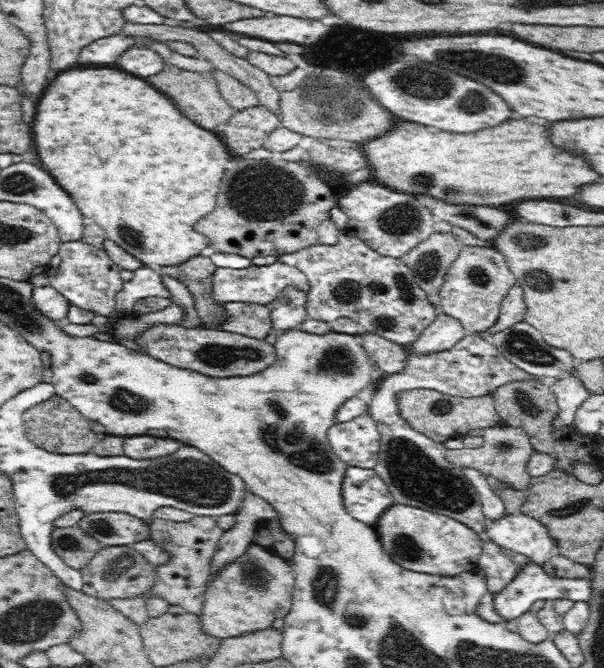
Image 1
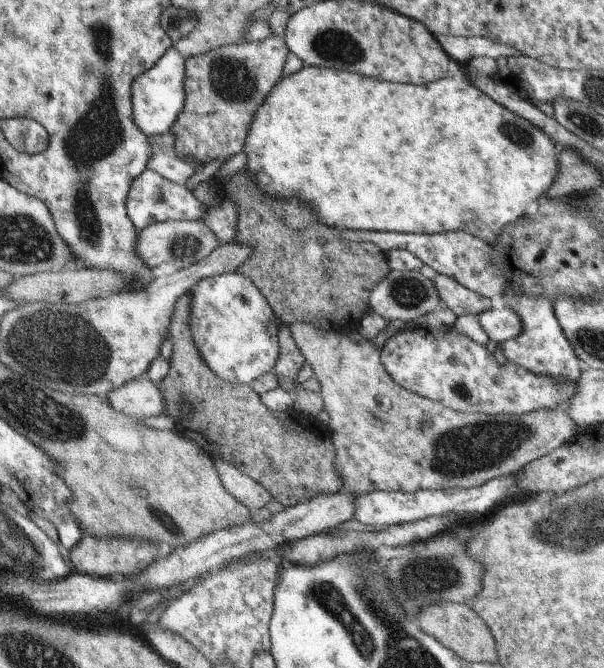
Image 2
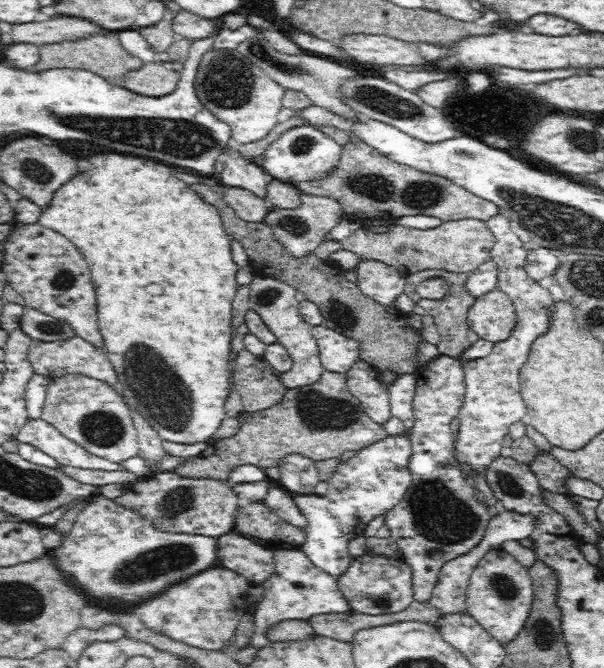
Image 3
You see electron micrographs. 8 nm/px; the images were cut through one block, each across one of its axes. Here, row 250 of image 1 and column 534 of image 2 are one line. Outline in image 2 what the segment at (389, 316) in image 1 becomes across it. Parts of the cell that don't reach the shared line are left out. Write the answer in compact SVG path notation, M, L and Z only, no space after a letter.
M510 291L503 296L505 306L512 309L521 320L521 331L518 336L510 340L497 343L497 353L518 366L524 367L532 374L544 375L555 379L569 379L574 383L584 372L584 363L575 353L571 340L564 334L556 318L554 306L550 297L531 297L524 293L513 293Z

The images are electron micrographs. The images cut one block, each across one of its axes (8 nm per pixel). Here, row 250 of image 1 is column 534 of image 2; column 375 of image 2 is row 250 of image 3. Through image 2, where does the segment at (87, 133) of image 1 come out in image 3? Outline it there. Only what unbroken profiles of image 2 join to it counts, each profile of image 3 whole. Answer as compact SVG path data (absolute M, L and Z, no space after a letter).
M108 156L96 160L96 174L88 174L88 178L74 178L70 184L58 188L54 192L52 202L48 204L39 216L39 223L63 234L70 242L73 242L88 263L91 279L95 288L97 305L97 325L99 334L103 339L103 348L107 352L107 359L114 367L117 374L117 383L113 387L117 389L125 399L129 408L133 408L155 430L159 438L178 444L196 444L198 442L211 441L222 420L226 420L227 414L224 408L230 384L232 383L232 362L230 362L230 342L233 333L233 300L236 296L239 284L236 283L236 272L239 266L233 261L231 255L232 238L227 234L218 211L214 212L210 204L204 200L198 200L196 192L190 192L184 182L178 182L174 176L170 176L168 166L162 164L142 164L134 156L122 158L122 156Z

